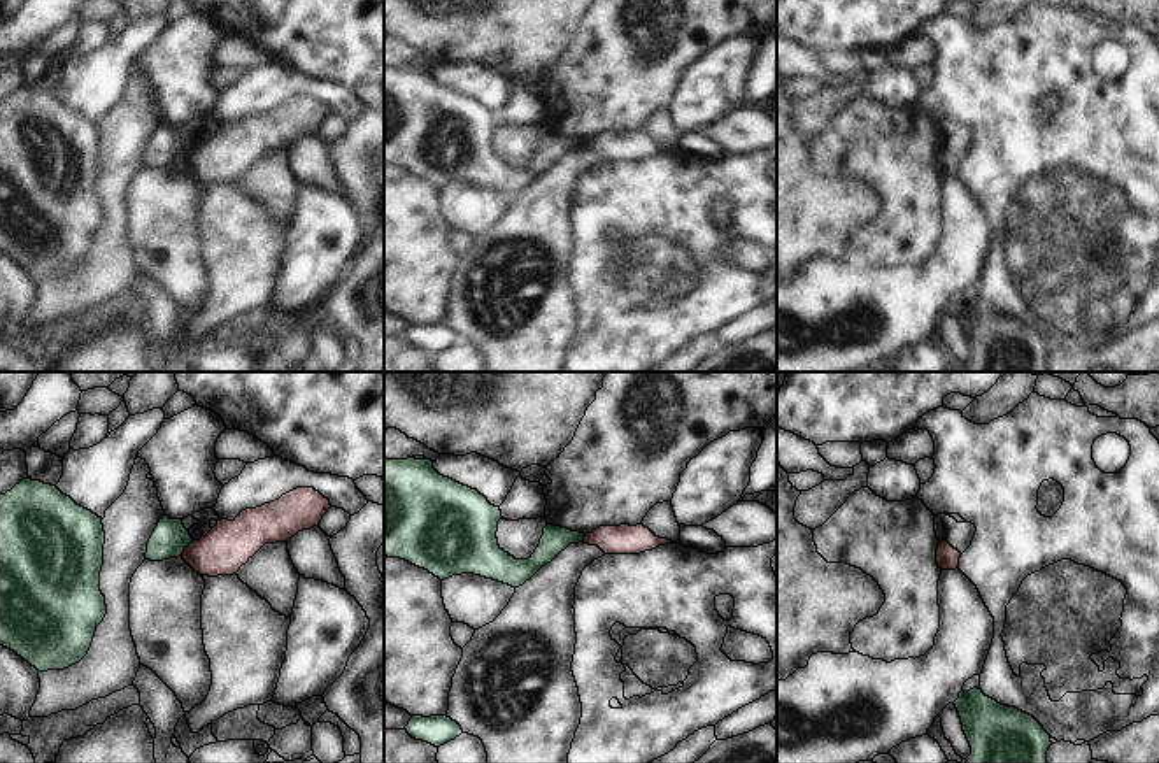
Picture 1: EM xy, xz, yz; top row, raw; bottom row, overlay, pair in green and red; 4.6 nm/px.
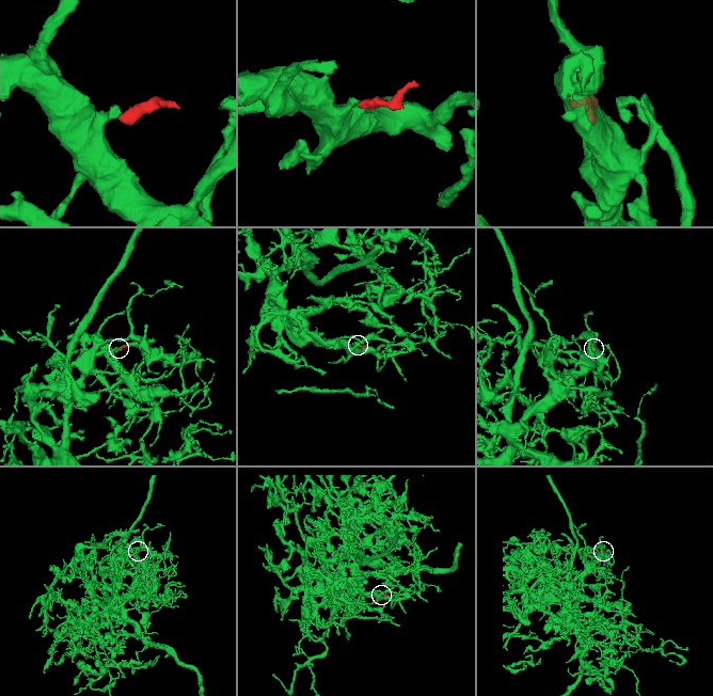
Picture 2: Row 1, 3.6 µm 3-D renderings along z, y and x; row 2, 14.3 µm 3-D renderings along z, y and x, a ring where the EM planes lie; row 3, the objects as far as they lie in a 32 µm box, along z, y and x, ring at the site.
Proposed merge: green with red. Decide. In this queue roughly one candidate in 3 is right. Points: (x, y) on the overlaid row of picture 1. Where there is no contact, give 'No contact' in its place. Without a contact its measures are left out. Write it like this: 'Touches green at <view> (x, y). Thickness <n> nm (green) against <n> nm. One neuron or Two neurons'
Touches green at xy (186, 546). Thickness 160 nm (green) against 220 nm. Two neurons

